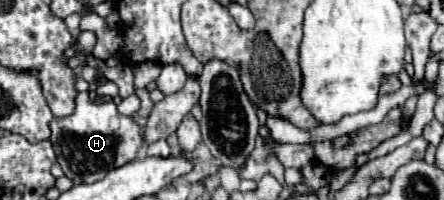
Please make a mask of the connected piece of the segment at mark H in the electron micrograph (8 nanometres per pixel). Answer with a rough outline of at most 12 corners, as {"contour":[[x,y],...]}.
{"contour":[[78,93],[52,119],[66,177],[94,183],[126,165],[142,127],[110,103]]}

